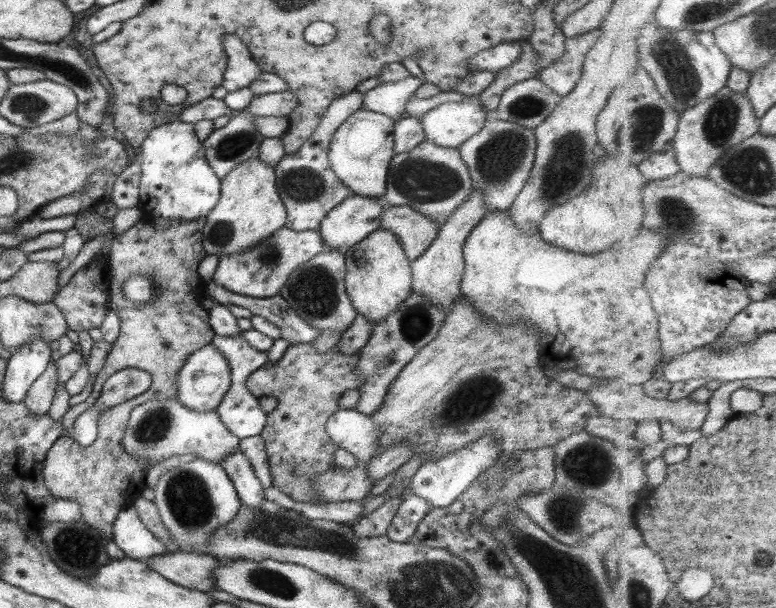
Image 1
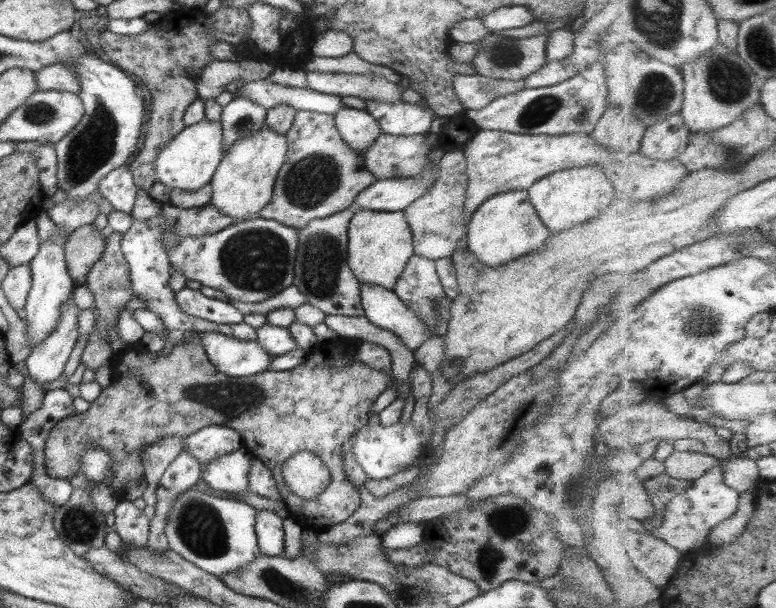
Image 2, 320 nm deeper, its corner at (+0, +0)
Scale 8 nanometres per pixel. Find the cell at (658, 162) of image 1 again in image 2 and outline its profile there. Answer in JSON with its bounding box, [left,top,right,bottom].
[640,112,691,160]

